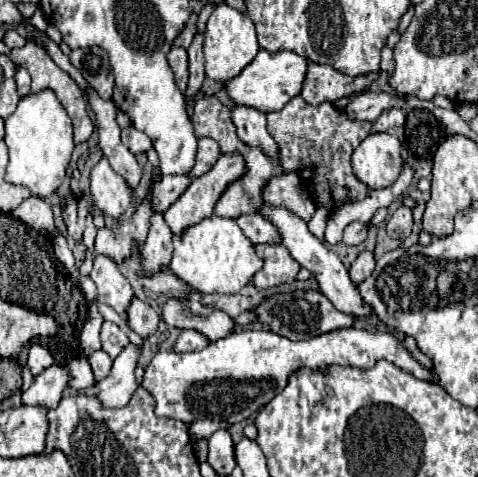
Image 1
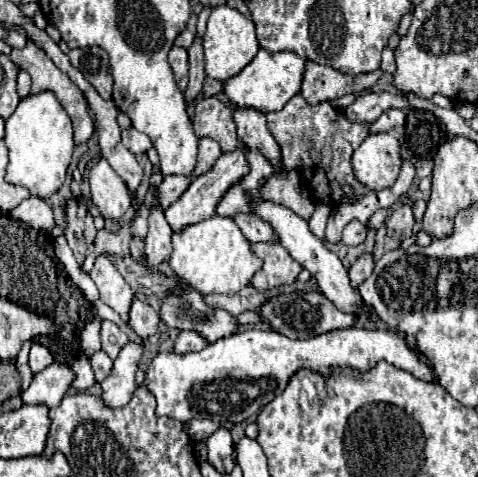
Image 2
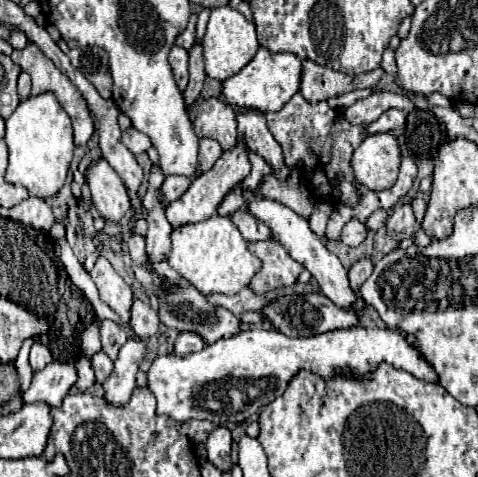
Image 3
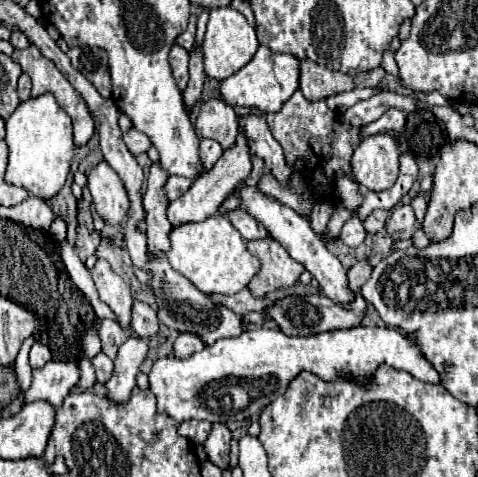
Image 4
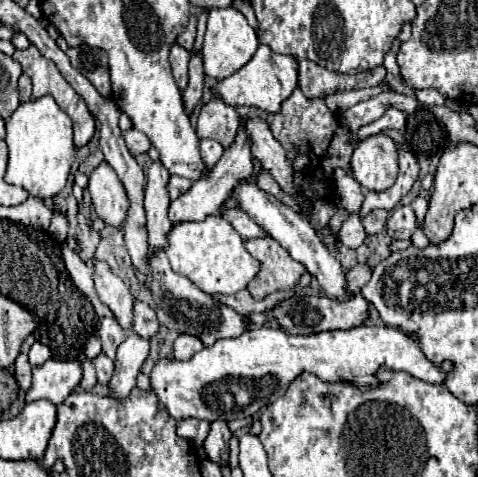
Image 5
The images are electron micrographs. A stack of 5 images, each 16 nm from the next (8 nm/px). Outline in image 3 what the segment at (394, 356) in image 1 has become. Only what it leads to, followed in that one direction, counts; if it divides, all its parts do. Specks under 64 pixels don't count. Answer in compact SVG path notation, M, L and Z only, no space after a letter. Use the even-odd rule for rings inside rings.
M354 326L310 338L288 338L272 328L244 330L238 336L222 338L186 358L174 354L158 356L148 372L148 388L158 400L158 414L166 414L178 422L192 418L210 420L214 424L242 422L256 416L266 404L282 396L288 382L300 370L310 370L326 380L342 372L352 372L362 378L380 362L406 370L424 382L438 382L432 364L428 364L420 350L398 330Z

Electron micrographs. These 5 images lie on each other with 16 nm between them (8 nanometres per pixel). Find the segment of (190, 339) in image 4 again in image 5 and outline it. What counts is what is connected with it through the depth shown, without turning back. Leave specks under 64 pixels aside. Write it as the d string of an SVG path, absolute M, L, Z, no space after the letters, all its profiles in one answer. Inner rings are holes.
M180 334L176 340L174 340L174 360L188 360L192 358L196 352L200 352L204 346L202 342L196 338L196 336L190 336L190 334Z

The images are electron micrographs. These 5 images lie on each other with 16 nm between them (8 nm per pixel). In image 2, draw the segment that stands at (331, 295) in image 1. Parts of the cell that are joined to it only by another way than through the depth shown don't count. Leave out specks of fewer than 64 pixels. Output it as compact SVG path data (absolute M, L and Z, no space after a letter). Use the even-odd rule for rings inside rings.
M250 198L250 204L252 204L252 214L256 214L260 220L268 222L278 238L278 242L290 252L290 256L300 262L316 280L318 280L318 286L320 286L320 292L332 300L336 304L336 308L344 310L344 312L356 312L356 314L362 314L366 312L366 308L358 308L358 302L360 302L360 294L350 286L350 280L348 280L348 270L342 266L340 258L336 254L332 254L326 244L314 236L308 228L308 222L304 218L300 218L298 214L294 214L290 208L286 206L280 206L280 204L274 204L270 200L254 200Z

